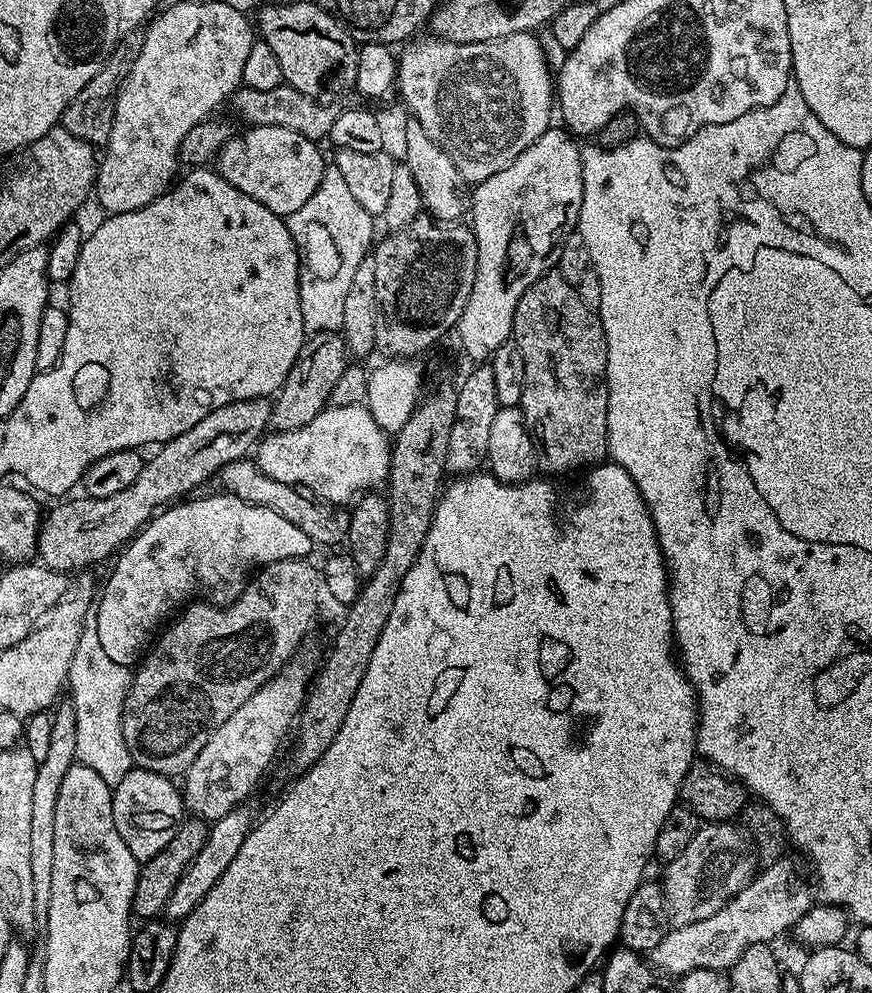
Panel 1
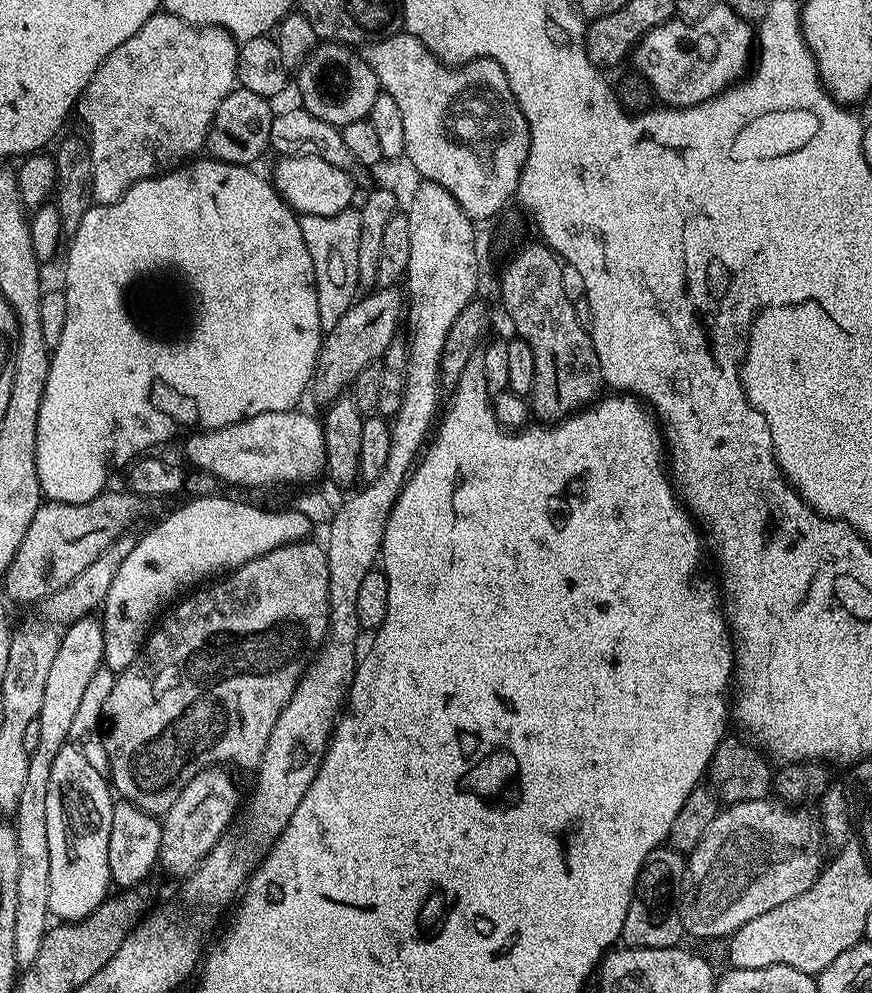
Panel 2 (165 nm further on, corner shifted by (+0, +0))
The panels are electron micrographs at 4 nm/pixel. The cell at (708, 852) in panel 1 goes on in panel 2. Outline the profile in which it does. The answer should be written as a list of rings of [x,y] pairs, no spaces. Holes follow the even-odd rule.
[[[769,798],[730,804],[716,815],[714,822],[710,822],[710,830],[702,834],[702,842],[698,842],[696,849],[686,856],[680,917],[689,937],[697,936],[700,940],[731,937],[732,933],[746,926],[746,922],[758,918],[758,914],[766,914],[766,910],[774,910],[774,906],[782,906],[814,886],[822,871],[822,824],[804,808],[807,807],[785,806]]]

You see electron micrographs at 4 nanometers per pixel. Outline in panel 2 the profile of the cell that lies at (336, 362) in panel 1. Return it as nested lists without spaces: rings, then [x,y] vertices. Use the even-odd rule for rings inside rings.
[[[384,286],[379,290],[372,291],[380,291],[380,292],[372,292],[369,294],[365,300],[357,299],[355,303],[353,303],[352,308],[350,310],[346,310],[346,314],[342,314],[342,318],[338,318],[338,322],[333,328],[327,329],[326,335],[323,337],[322,343],[320,345],[320,356],[316,360],[316,375],[312,378],[312,383],[310,385],[311,391],[314,393],[316,391],[316,396],[320,400],[324,400],[323,402],[331,402],[336,399],[337,396],[341,395],[351,385],[352,381],[356,379],[356,376],[359,372],[366,367],[367,364],[375,364],[377,361],[383,357],[385,350],[393,344],[393,342],[397,339],[396,331],[399,328],[402,328],[402,296],[396,293],[397,289],[392,286]]]

